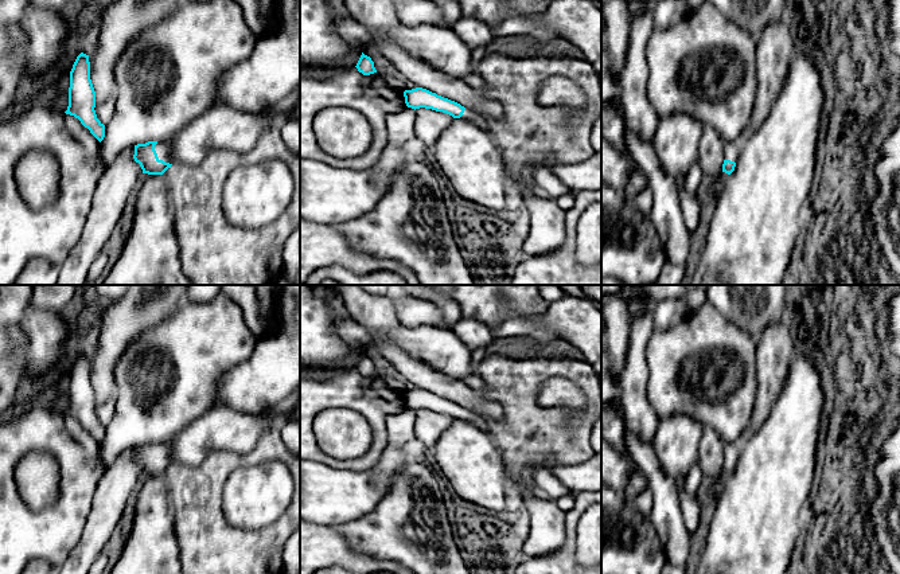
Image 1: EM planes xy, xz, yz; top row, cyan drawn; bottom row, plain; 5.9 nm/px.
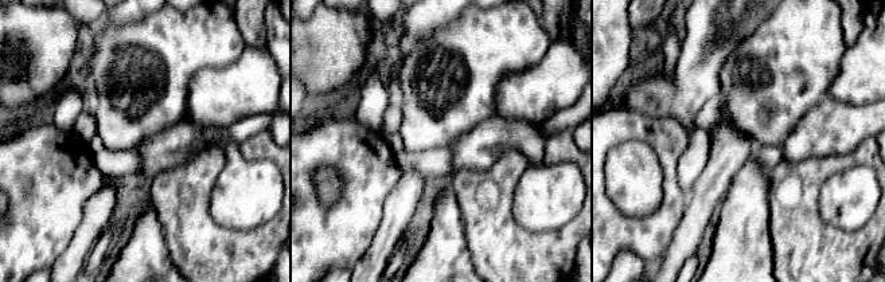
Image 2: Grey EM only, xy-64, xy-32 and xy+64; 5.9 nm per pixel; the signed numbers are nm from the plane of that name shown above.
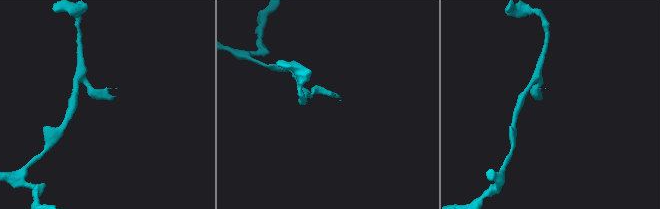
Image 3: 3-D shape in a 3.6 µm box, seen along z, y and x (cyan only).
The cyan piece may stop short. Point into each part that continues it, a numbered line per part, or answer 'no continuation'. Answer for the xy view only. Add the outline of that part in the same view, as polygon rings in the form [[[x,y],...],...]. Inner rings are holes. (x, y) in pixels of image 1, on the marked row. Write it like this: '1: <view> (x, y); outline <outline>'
1: xy (163, 149); outline [[[157,142],[155,145],[155,151],[157,153],[159,160],[172,164],[171,148],[170,148],[168,142]]]

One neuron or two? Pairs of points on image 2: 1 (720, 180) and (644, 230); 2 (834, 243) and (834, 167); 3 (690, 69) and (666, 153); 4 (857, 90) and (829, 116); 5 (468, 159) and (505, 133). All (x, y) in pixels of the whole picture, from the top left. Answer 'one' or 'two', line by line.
1: two
2: one
3: two
4: two
5: one

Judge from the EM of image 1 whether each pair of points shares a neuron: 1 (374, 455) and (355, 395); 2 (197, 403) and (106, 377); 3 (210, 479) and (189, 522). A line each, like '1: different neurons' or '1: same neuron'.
1: same neuron
2: different neurons
3: same neuron

